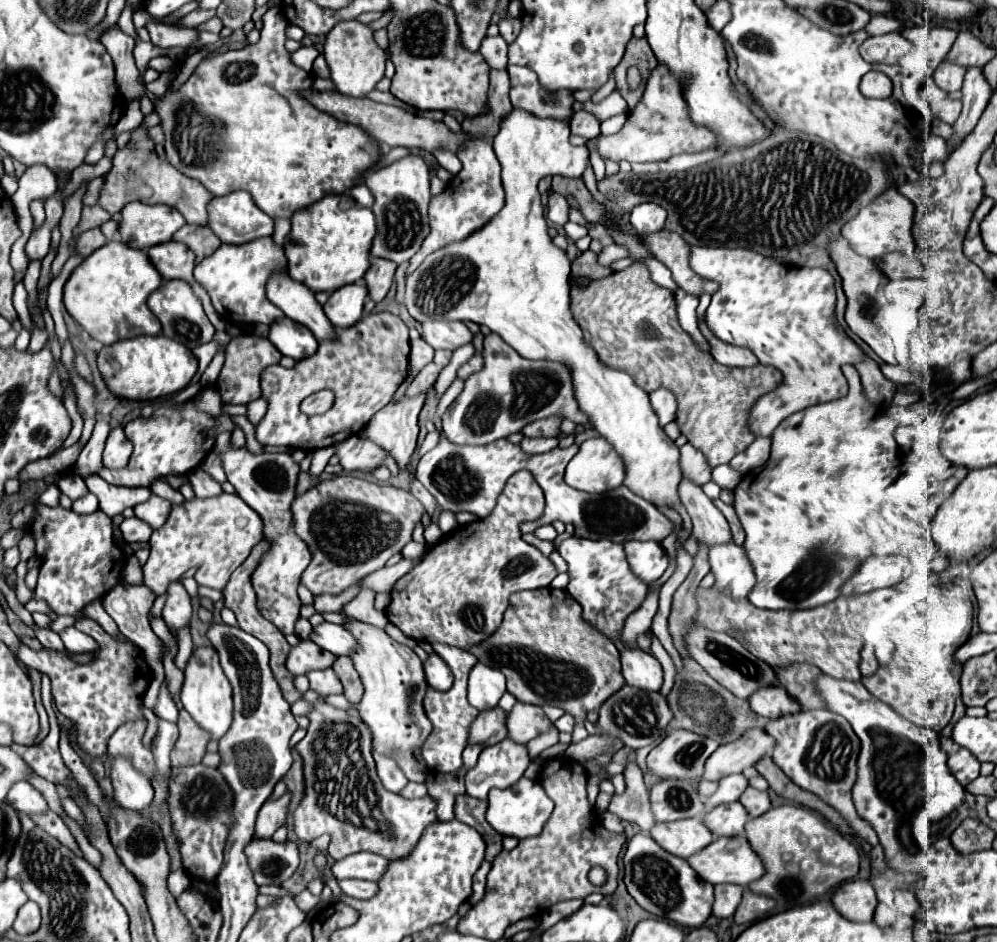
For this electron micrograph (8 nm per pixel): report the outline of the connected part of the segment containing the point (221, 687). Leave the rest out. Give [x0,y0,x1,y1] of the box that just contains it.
[181,647,233,741]

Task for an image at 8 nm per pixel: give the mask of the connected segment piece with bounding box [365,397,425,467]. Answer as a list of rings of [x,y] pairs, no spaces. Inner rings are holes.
[[[401,397],[399,403],[385,405],[365,427],[367,437],[383,447],[399,467],[407,467],[417,443],[417,415],[425,397]]]

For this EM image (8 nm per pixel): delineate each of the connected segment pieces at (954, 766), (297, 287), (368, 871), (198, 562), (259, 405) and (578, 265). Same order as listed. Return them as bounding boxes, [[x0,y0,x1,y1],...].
[[941,739,981,787],[267,273,337,341],[331,851,387,881],[135,493,263,597],[247,397,267,425],[571,249,612,279]]

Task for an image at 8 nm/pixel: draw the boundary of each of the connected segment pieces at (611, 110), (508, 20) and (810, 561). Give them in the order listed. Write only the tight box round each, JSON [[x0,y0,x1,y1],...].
[[583,91,627,121],[497,11,521,43],[733,365,901,609]]

